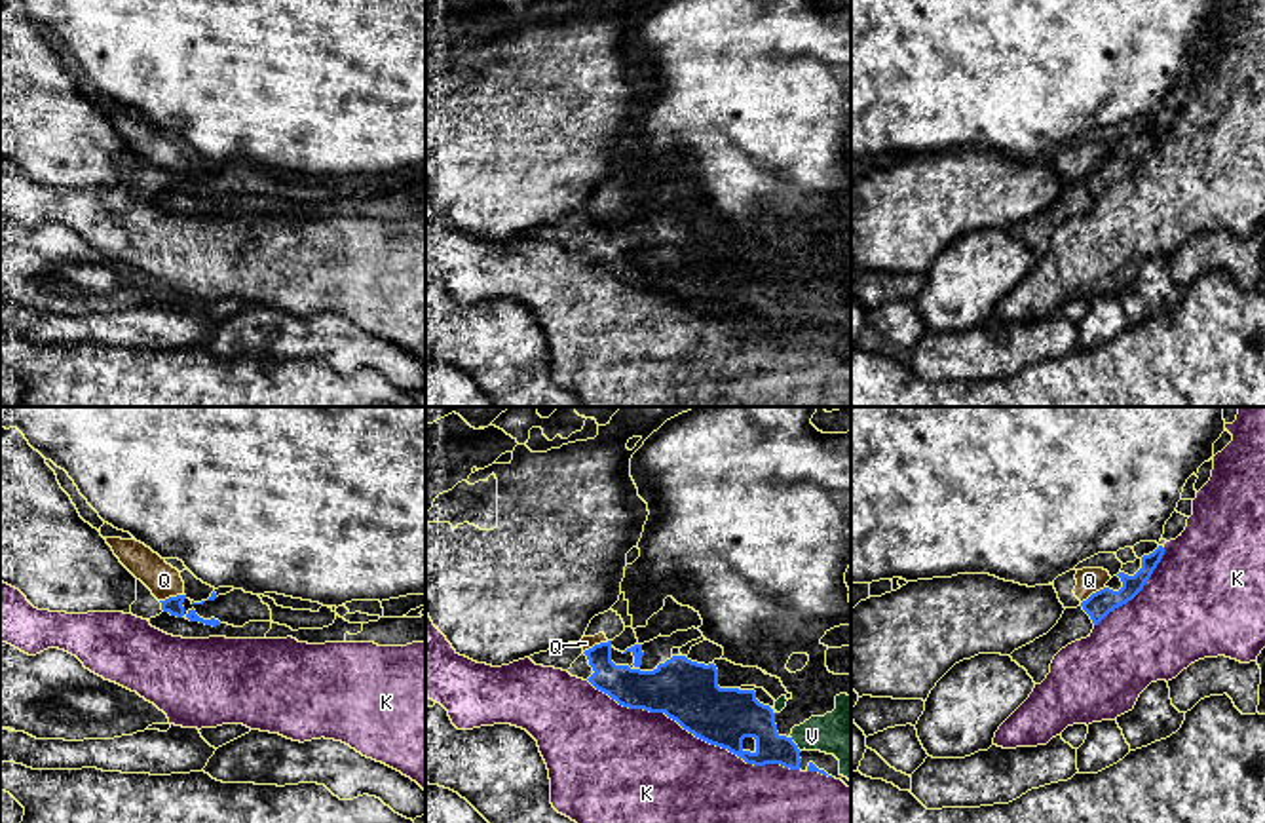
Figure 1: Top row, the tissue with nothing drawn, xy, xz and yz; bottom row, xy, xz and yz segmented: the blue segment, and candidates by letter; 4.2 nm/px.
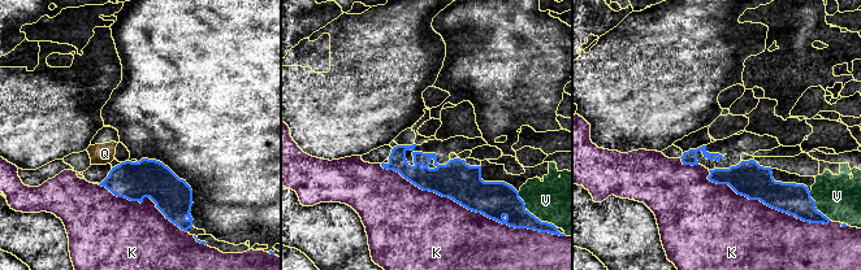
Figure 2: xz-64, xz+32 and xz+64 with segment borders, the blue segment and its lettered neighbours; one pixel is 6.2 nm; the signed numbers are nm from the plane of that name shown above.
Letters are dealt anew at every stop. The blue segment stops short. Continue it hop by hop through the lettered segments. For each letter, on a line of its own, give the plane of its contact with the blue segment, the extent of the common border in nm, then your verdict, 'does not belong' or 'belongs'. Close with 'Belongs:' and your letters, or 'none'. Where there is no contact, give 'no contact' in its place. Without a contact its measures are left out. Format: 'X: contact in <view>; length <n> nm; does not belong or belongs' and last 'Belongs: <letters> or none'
K: contact in xz; length 1000 nm; does not belong
Q: contact in xz; length 120 nm; does not belong
V: contact in xz; length 80 nm; belongs
Belongs: V

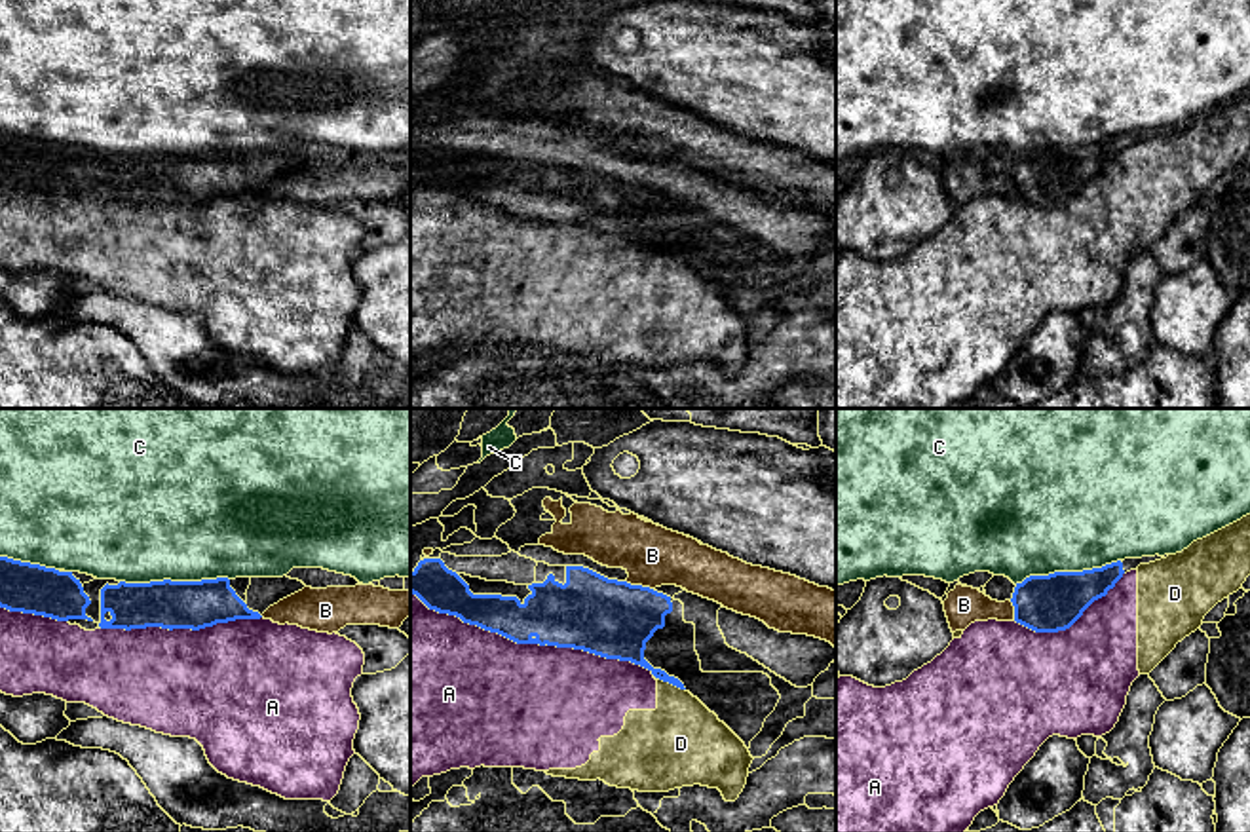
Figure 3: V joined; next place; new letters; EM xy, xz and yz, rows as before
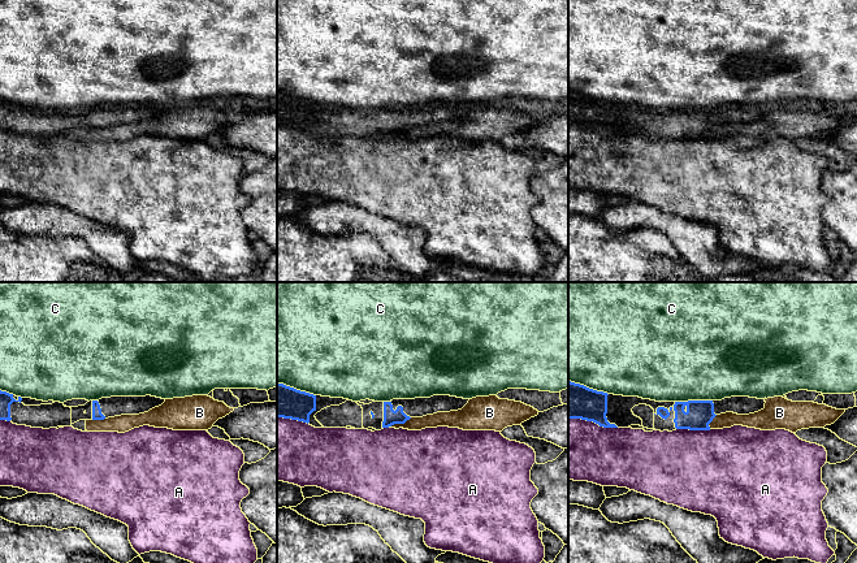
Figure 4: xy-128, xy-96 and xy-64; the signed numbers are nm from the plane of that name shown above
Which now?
A: contact in xz; length 1100 nm; does not belong
B: contact in xz; length 120 nm; does not belong
C: contact in xy; length 460 nm; does not belong
D: contact in xz; length 150 nm; does not belong
Belongs: none

